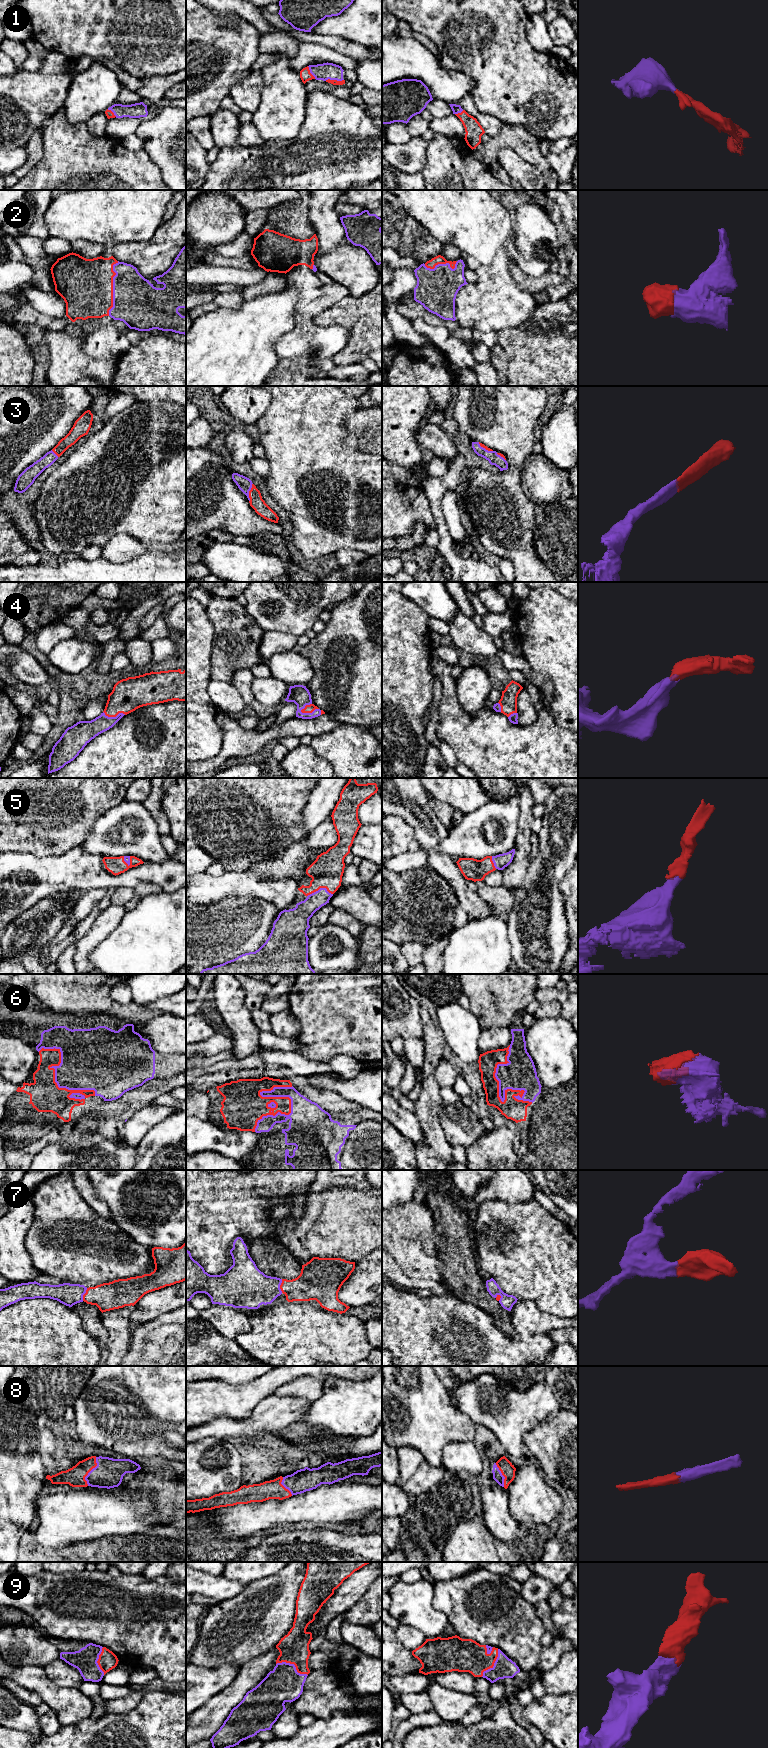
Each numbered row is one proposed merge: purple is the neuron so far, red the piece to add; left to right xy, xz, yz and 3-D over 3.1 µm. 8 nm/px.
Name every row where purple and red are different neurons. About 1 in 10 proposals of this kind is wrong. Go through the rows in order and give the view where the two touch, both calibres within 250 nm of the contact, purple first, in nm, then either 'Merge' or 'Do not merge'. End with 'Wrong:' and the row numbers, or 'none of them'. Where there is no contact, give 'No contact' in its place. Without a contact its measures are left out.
1: Touches purple in xz. Thickness 140 nm (purple) against 50 nm. Merge
2: Touches purple in xy. Thickness 380 nm (purple) against 440 nm. Merge
3: Touches purple in xz. Thickness 110 nm (purple) against 110 nm. Merge
4: Touches purple in xz. Thickness 160 nm (purple) against 70 nm. Merge
5: Touches purple in xz. Thickness 160 nm (purple) against 260 nm. Merge
6: Touches purple in yz. Thickness 260 nm (purple) against 170 nm. Merge
7: Touches purple in xz. Thickness 320 nm (purple) against 240 nm. Merge
8: Touches purple in xy. Thickness 240 nm (purple) against 160 nm. Merge
9: Touches purple in xz. Thickness 280 nm (purple) against 240 nm. Merge
Wrong: none of them

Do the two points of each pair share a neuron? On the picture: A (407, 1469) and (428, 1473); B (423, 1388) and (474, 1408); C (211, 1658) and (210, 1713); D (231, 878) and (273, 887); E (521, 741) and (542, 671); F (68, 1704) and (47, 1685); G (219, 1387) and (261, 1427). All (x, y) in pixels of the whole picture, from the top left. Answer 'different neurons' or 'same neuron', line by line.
A: different neurons
B: different neurons
C: different neurons
D: same neuron
E: different neurons
F: same neuron
G: different neurons

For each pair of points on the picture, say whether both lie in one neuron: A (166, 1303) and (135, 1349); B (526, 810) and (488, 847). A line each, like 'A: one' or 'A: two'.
A: two
B: two

